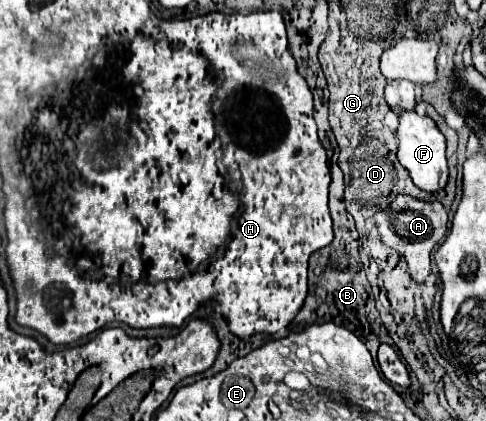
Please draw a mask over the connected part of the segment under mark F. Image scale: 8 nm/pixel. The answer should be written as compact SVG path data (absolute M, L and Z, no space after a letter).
M402 112L398 126L398 160L410 172L412 182L428 192L436 194L448 184L448 164L446 164L446 142L442 132L436 128L432 118L422 118L416 112Z

